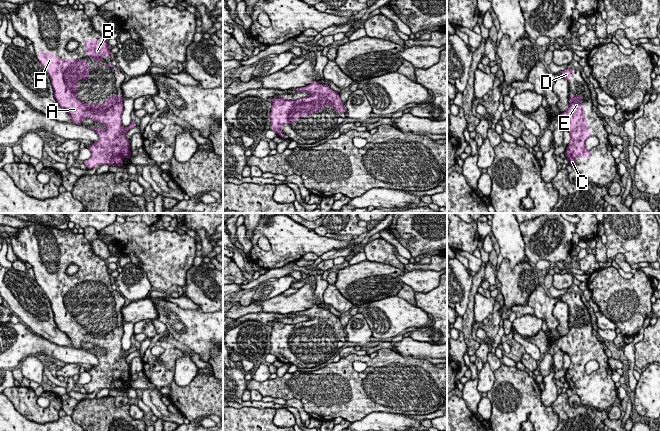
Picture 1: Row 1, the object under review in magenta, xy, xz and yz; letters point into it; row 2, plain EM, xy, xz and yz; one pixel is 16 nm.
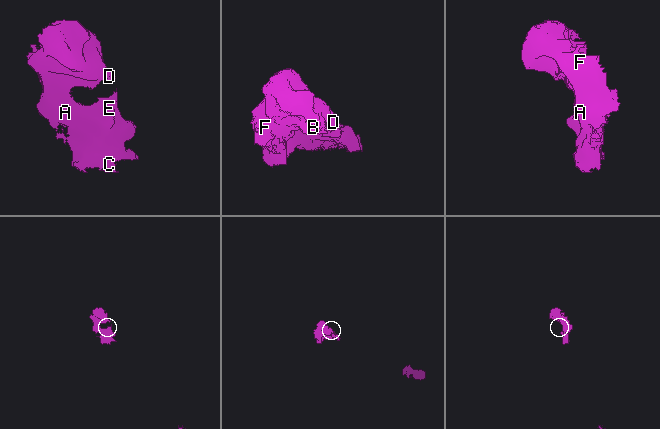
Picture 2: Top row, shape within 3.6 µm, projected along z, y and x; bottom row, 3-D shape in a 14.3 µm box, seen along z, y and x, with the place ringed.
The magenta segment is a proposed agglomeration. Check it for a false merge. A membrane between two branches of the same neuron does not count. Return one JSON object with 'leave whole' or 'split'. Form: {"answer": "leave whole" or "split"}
{"answer": "leave whole"}

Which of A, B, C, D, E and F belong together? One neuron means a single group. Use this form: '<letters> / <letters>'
A B C D E F

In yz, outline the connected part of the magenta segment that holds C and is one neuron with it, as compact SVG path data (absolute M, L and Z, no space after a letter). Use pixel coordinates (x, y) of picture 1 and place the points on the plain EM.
M573 318L569 320L569 332L557 341L559 349L570 357L570 366L565 375L565 381L569 384L573 394L576 394L577 382L589 383L592 378L585 371L585 365L592 360L585 342L582 320Z

